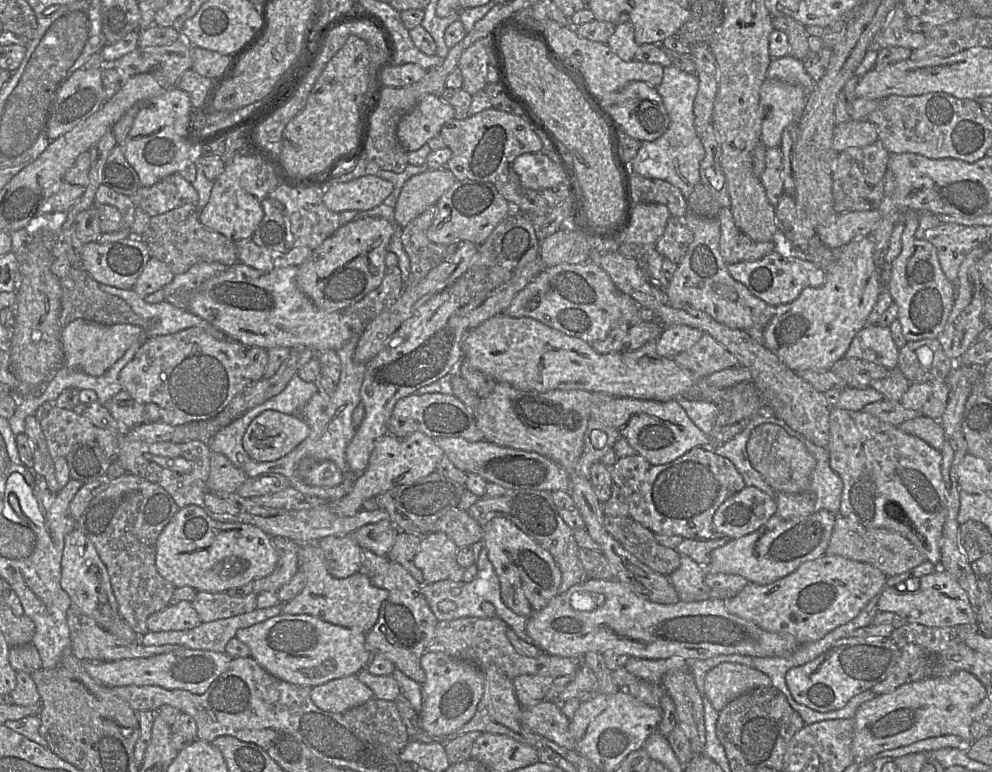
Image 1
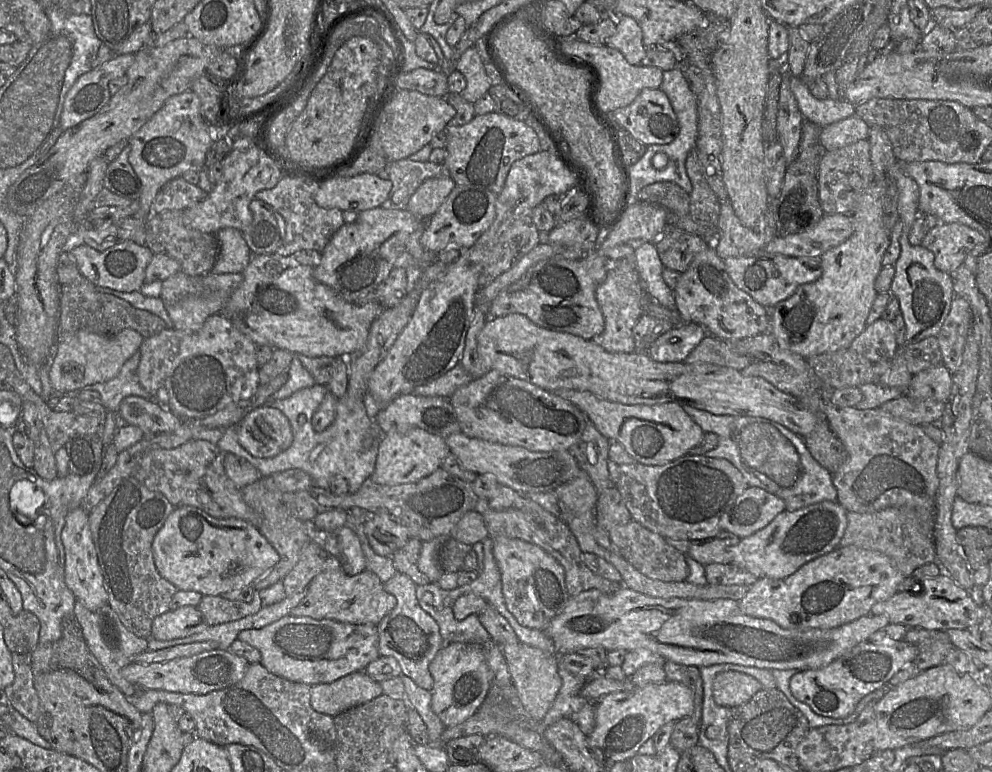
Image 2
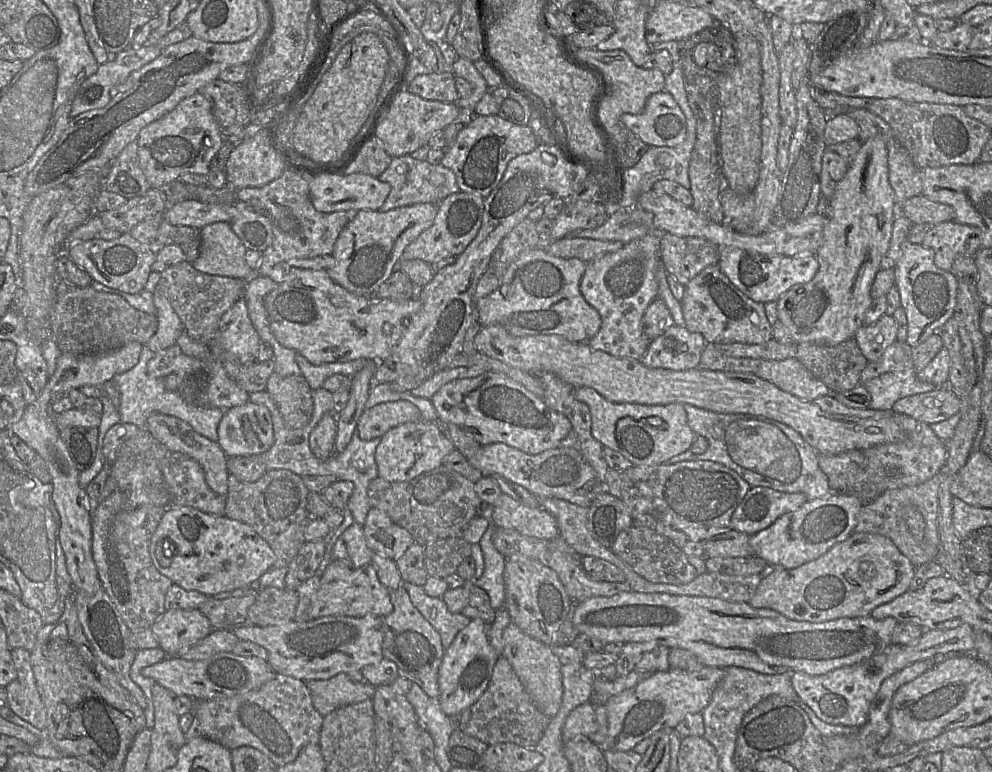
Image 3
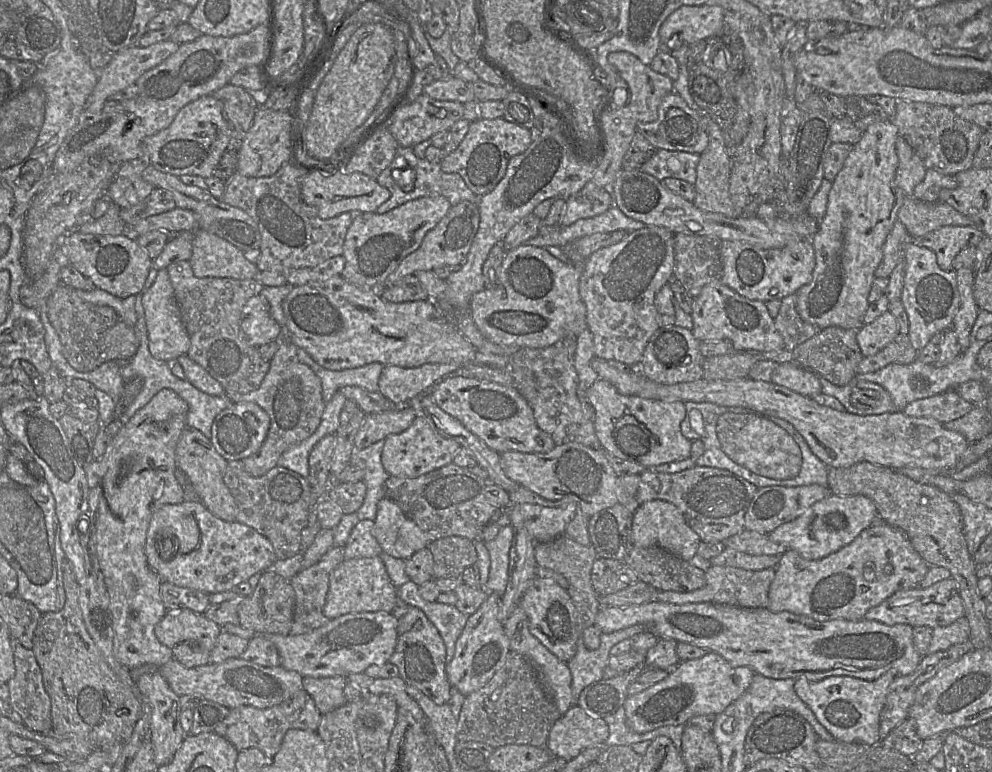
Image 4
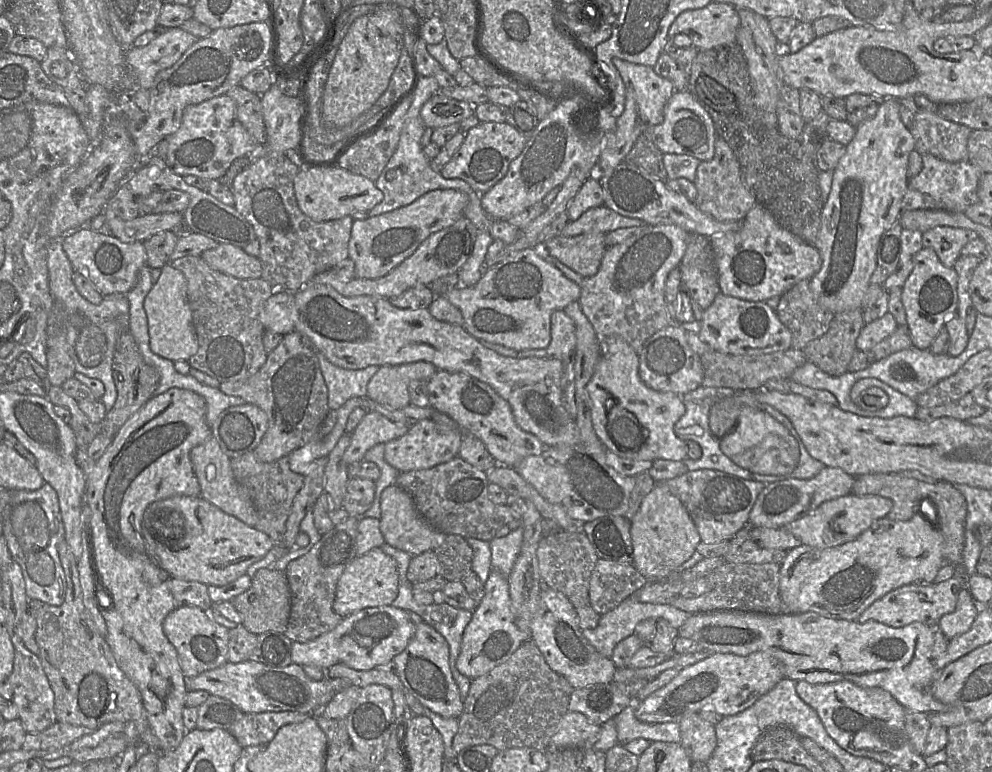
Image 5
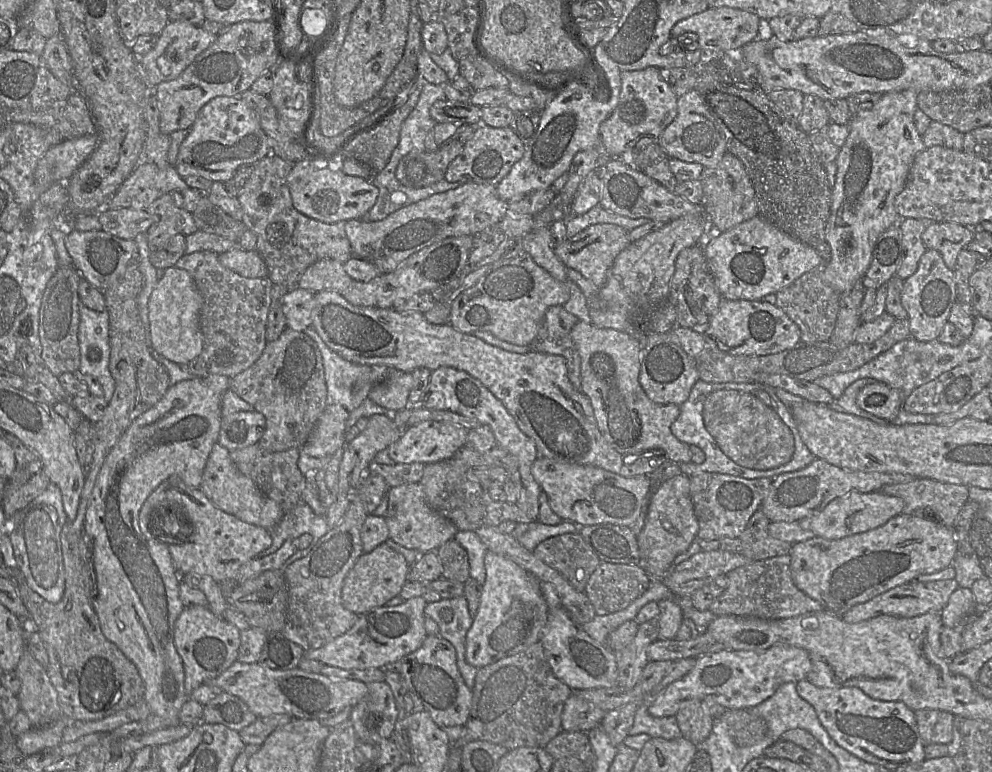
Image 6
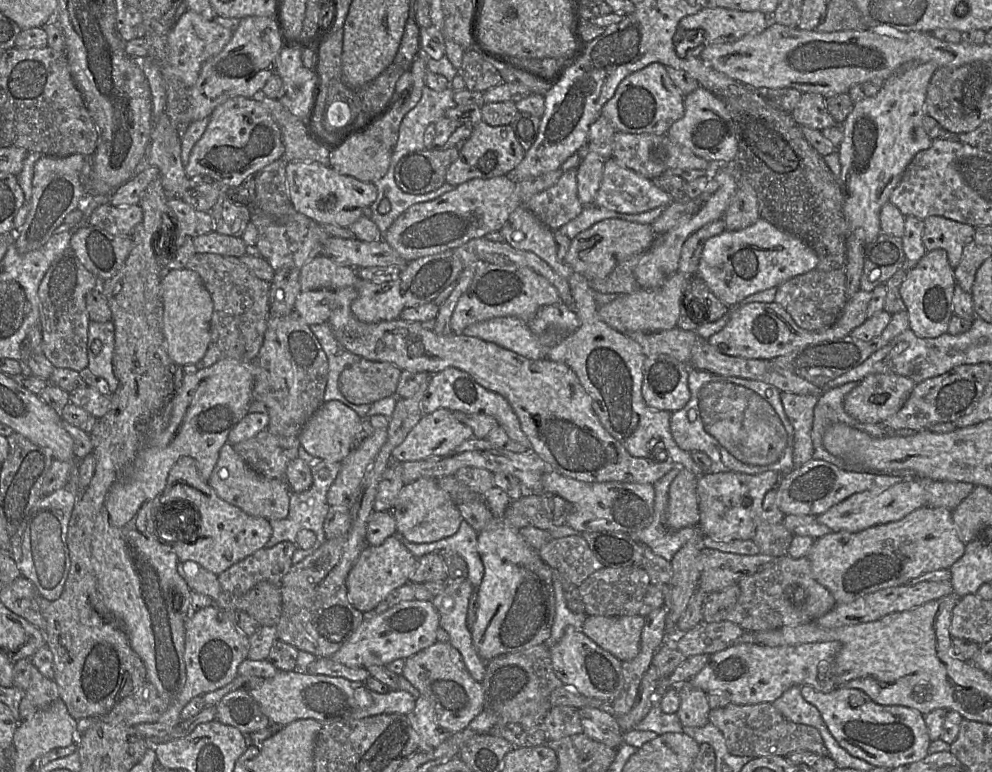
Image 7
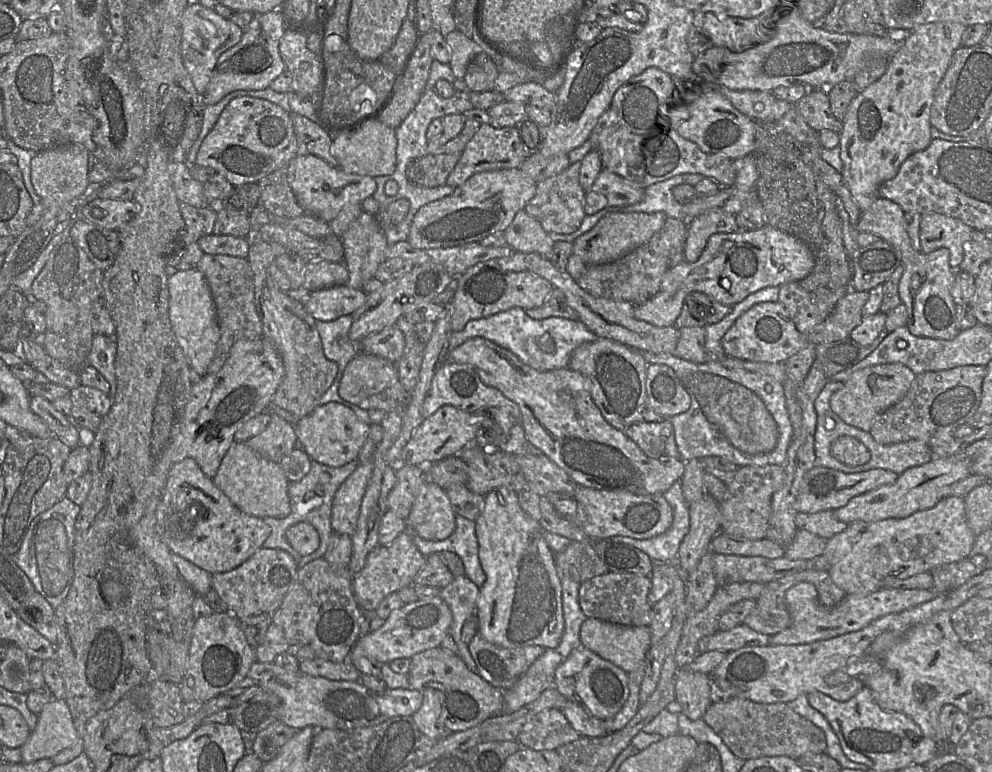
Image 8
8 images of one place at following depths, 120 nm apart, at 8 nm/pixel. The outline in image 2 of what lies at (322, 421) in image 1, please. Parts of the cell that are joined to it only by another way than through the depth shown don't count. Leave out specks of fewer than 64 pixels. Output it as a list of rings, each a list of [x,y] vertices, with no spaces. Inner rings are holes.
[[[315,383],[312,387],[300,389],[294,392],[290,397],[282,400],[270,400],[269,398],[264,405],[270,405],[280,410],[289,419],[293,432],[293,442],[289,448],[274,457],[257,458],[251,455],[251,460],[247,457],[241,458],[244,458],[256,467],[263,477],[268,477],[289,469],[301,469],[311,476],[313,486],[315,487],[327,489],[331,477],[340,475],[348,481],[348,493],[355,493],[358,491],[364,480],[370,477],[374,472],[378,442],[383,433],[374,423],[373,419],[368,417],[363,400],[349,398],[347,394],[338,399],[334,421],[324,431],[316,432],[312,426],[312,416],[327,392],[328,388],[326,385]],[[370,436],[375,437],[375,442],[370,448],[365,449],[364,440],[366,437]]]

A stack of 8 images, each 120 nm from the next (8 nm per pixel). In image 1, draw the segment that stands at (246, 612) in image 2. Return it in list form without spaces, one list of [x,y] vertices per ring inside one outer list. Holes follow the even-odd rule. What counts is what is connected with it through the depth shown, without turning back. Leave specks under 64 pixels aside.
[[[198,591],[191,603],[201,622],[206,623],[254,611],[257,609],[257,594],[233,597],[227,592]]]

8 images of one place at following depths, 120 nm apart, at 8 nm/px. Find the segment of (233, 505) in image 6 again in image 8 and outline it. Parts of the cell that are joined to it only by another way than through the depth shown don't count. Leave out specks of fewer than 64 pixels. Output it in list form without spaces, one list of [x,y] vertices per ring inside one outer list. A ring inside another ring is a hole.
[[[234,441],[225,453],[213,482],[242,511],[263,518],[285,518],[291,512],[289,480],[281,465],[262,457],[246,442]]]

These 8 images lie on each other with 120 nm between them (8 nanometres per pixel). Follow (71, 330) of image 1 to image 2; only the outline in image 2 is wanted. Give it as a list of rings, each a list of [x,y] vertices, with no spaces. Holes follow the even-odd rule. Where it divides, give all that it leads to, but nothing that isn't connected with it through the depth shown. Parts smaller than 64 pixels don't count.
[[[123,329],[112,336],[77,331],[67,340],[57,343],[53,351],[49,372],[53,391],[78,393],[89,385],[112,379],[123,364],[139,350],[143,340],[143,336],[133,329]]]

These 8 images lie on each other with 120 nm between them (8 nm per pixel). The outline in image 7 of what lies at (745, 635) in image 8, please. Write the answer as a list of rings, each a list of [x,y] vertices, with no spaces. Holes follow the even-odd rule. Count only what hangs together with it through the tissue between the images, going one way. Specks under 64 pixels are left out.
[[[724,620],[717,623],[700,622],[684,634],[668,636],[666,646],[675,646],[686,658],[712,655],[737,644],[745,630],[737,624]]]

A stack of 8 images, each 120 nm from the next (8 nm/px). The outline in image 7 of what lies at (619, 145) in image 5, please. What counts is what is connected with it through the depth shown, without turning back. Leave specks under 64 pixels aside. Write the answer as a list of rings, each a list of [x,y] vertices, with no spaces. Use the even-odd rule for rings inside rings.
[[[651,63],[619,83],[614,96],[602,107],[601,115],[611,122],[616,131],[662,135],[684,116],[684,112],[684,96],[669,78],[666,67]]]

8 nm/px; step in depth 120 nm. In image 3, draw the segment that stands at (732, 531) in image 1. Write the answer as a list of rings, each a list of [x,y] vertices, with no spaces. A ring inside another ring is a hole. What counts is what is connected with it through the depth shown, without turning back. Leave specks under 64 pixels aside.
[[[753,487],[733,512],[731,528],[752,536],[770,527],[782,515],[798,510],[807,501],[802,493],[783,493],[767,487]]]

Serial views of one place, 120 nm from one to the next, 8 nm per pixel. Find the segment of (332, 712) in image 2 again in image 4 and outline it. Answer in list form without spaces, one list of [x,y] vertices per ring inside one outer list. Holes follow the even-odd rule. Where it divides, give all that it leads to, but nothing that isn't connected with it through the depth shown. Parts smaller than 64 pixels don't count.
[[[344,676],[303,677],[303,689],[312,697],[321,714],[328,713],[347,703],[344,695],[346,683]]]

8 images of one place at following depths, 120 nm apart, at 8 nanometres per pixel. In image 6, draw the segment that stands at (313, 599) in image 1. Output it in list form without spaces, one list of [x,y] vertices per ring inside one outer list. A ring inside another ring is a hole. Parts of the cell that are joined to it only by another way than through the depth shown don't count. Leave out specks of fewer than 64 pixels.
[[[385,542],[371,552],[362,553],[343,580],[341,591],[343,607],[356,615],[361,615],[384,606],[387,601],[399,595],[403,585],[408,581],[409,570],[410,565],[404,556]]]

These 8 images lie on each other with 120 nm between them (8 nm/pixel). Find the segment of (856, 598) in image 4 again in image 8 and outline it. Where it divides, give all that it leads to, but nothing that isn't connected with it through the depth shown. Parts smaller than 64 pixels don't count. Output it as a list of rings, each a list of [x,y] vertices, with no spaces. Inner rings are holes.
[[[947,496],[933,508],[918,511],[907,518],[888,518],[878,521],[855,521],[826,541],[823,557],[829,563],[829,576],[845,595],[864,595],[894,582],[951,562],[963,560],[971,555],[976,535],[967,520],[965,497]]]

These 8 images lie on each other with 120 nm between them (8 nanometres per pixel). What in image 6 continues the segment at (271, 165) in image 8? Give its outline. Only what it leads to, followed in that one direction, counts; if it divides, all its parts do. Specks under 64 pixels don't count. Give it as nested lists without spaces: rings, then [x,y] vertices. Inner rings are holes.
[[[218,96],[200,109],[189,134],[180,145],[175,168],[183,178],[197,175],[225,183],[240,166],[254,165],[269,154],[269,140],[253,109],[240,97]]]

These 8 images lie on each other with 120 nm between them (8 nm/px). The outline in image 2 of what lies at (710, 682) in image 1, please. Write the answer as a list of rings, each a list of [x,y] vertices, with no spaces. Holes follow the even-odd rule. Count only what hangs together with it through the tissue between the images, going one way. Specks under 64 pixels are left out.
[[[736,671],[718,674],[713,682],[713,699],[722,707],[734,708],[749,701],[762,690],[762,685],[755,678]]]

